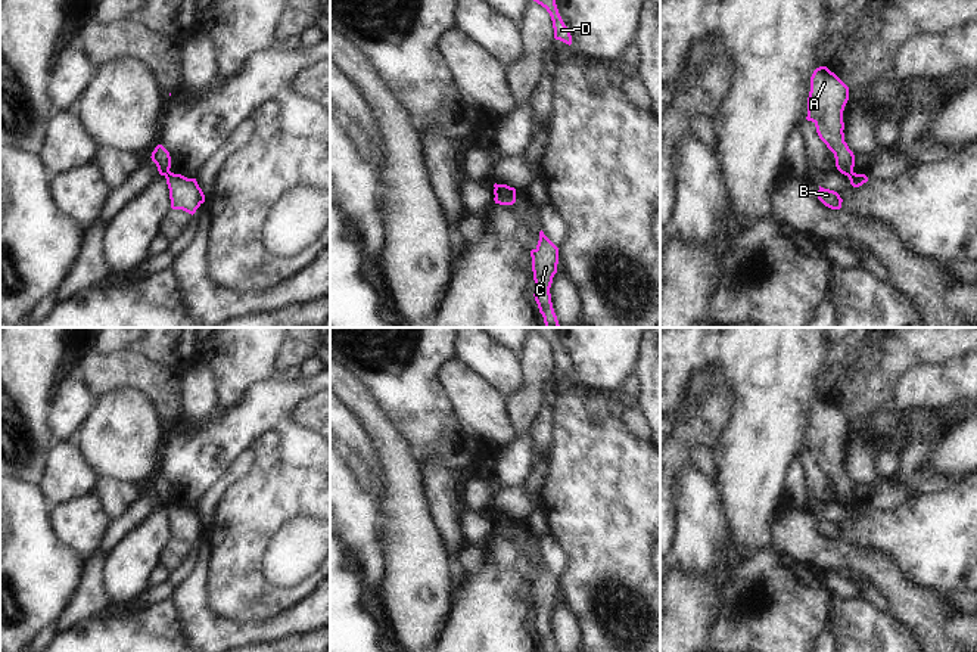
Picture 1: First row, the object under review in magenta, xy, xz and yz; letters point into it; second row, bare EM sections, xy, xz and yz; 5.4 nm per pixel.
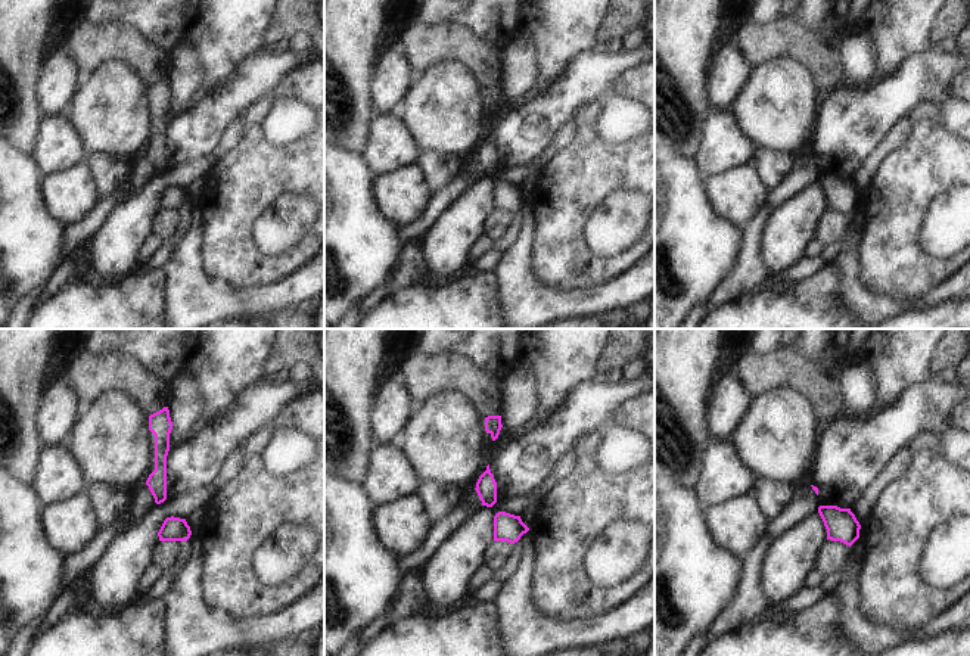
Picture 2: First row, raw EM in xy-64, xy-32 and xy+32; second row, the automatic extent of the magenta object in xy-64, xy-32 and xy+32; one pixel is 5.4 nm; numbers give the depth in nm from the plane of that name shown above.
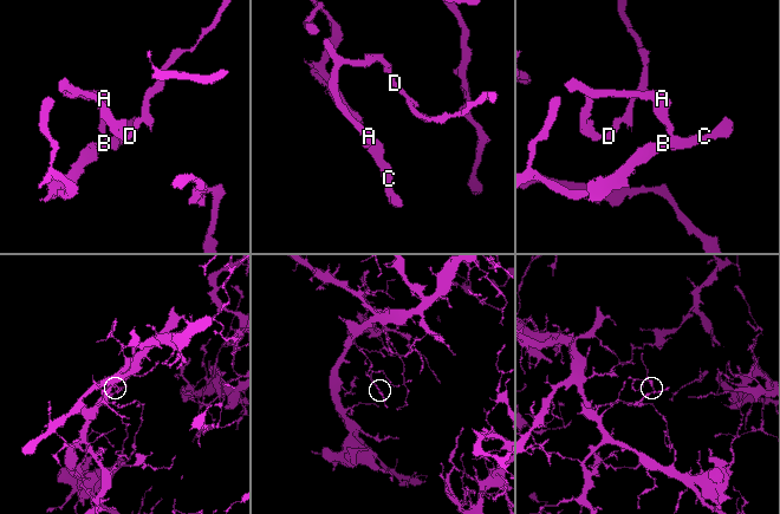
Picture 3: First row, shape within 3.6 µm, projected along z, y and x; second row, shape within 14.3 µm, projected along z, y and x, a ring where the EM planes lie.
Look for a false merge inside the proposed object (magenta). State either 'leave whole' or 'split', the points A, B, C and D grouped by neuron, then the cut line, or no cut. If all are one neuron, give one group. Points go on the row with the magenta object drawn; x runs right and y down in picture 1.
split; groups A D / B C; cut xy (170, 171), (165, 176)

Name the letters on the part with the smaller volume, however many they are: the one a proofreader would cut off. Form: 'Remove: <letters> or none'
Remove: A, D

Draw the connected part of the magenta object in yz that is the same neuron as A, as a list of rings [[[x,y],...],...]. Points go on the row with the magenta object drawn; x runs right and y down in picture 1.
[[[819,66],[810,77],[808,121],[816,127],[819,139],[834,153],[837,170],[850,176],[855,155],[844,142],[843,111],[849,100],[849,87],[827,66]]]

